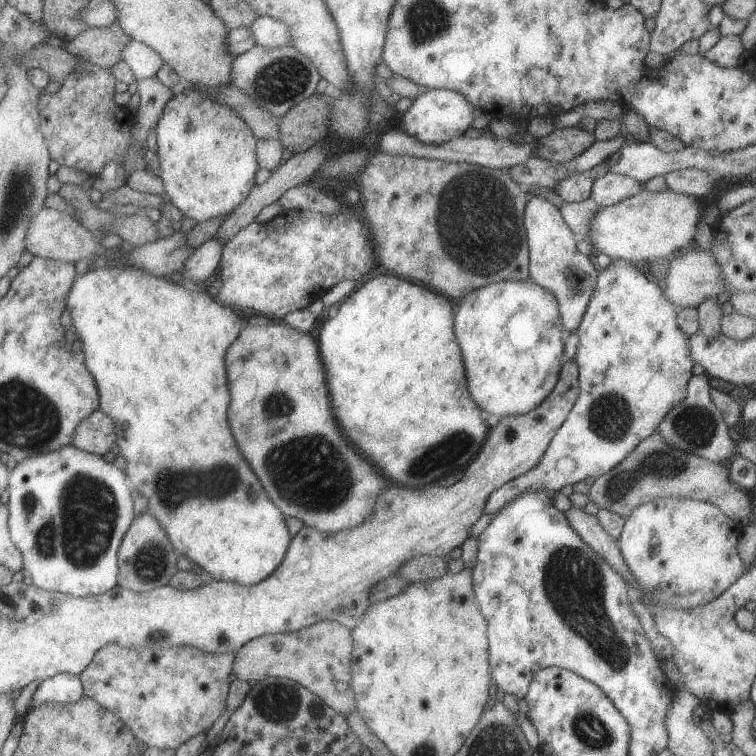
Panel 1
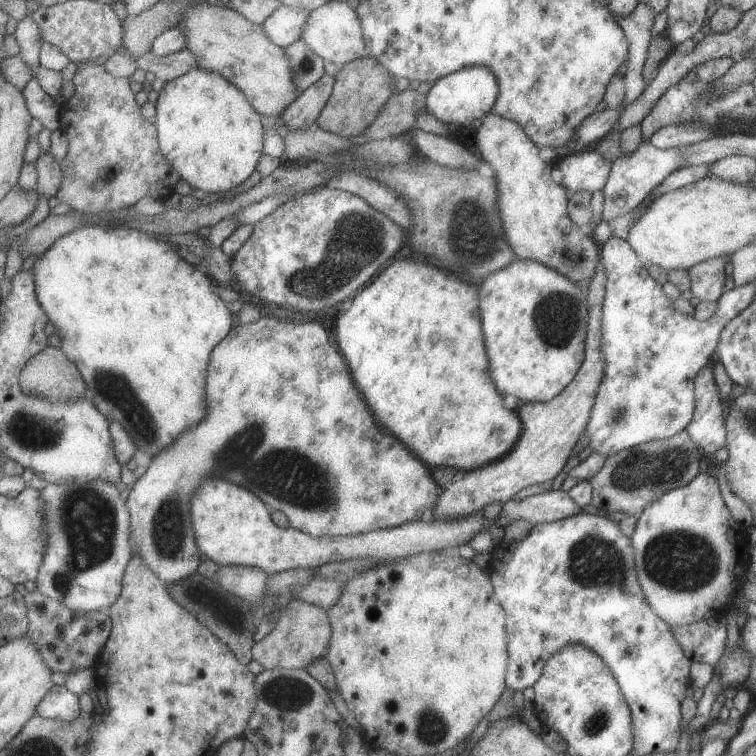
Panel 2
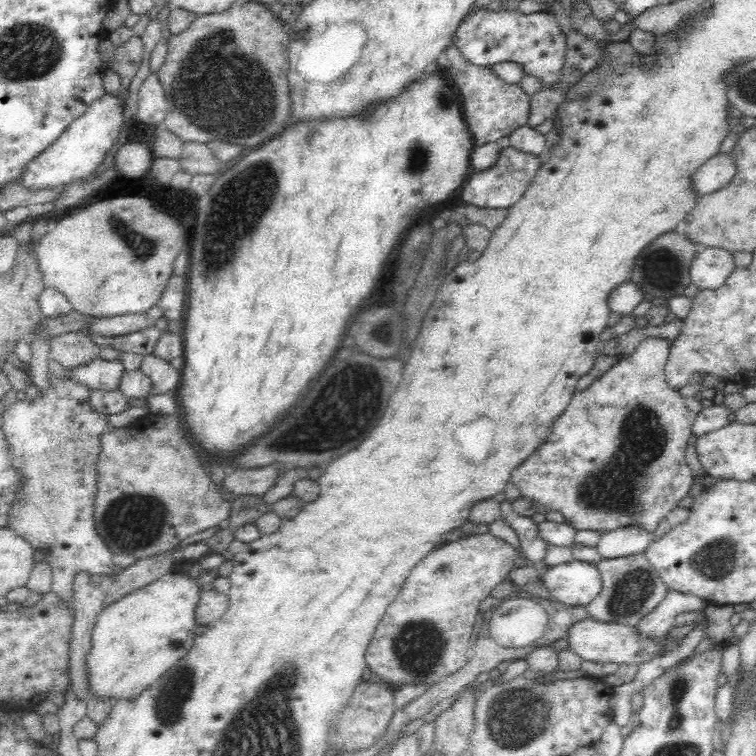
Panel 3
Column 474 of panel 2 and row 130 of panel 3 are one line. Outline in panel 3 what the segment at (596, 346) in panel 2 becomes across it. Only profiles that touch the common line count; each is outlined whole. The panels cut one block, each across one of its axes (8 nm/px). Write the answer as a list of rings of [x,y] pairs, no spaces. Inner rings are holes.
[[[452,42],[437,58],[435,68],[441,70],[459,91],[463,119],[477,145],[497,142],[514,130],[527,126],[531,96],[518,84],[506,84],[491,68],[470,64]]]

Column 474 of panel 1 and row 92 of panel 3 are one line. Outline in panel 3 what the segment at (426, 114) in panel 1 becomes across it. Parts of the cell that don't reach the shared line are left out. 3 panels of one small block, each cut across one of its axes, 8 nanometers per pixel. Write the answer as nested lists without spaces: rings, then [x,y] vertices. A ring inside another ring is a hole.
[[[105,92],[102,98],[96,98],[86,108],[86,113],[74,120],[73,124],[57,138],[56,142],[38,158],[30,160],[24,168],[18,184],[26,189],[41,190],[64,187],[72,182],[81,182],[92,176],[96,168],[102,165],[108,152],[114,150],[118,136],[124,133],[127,126],[123,119],[123,105],[119,92]]]

